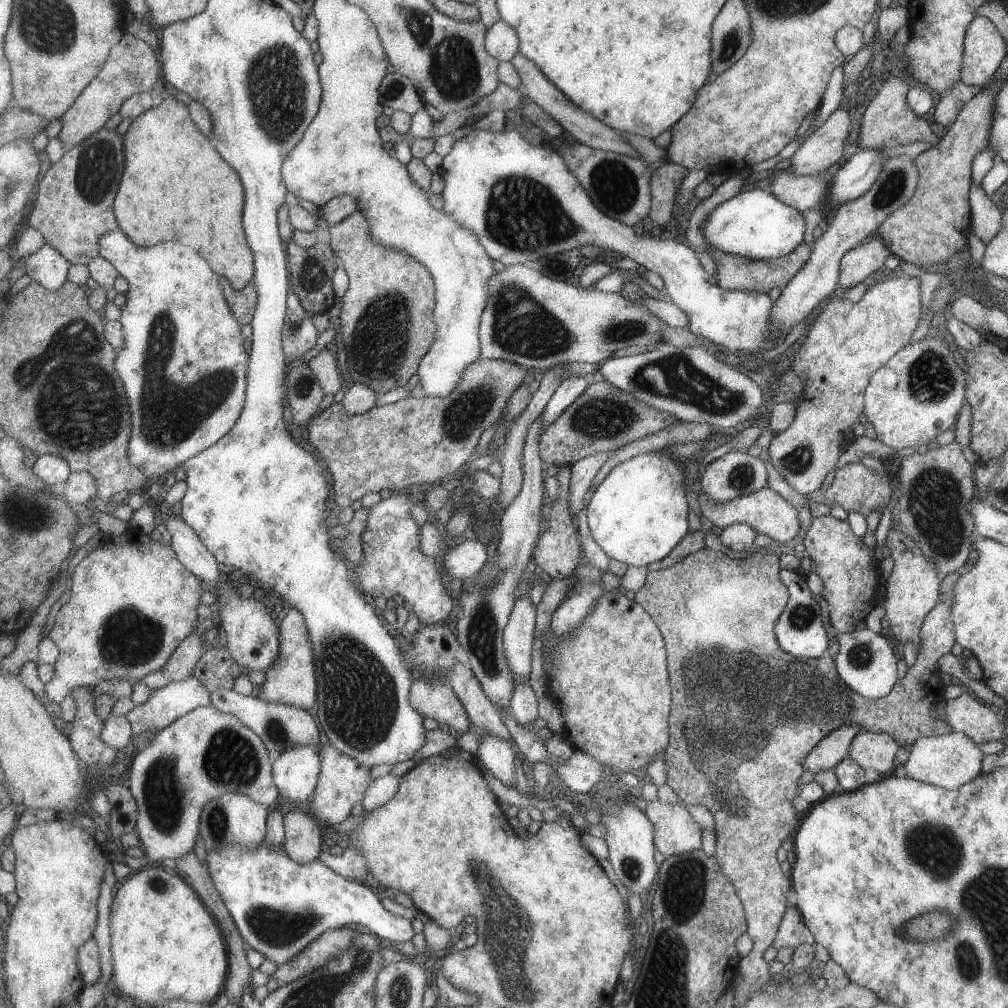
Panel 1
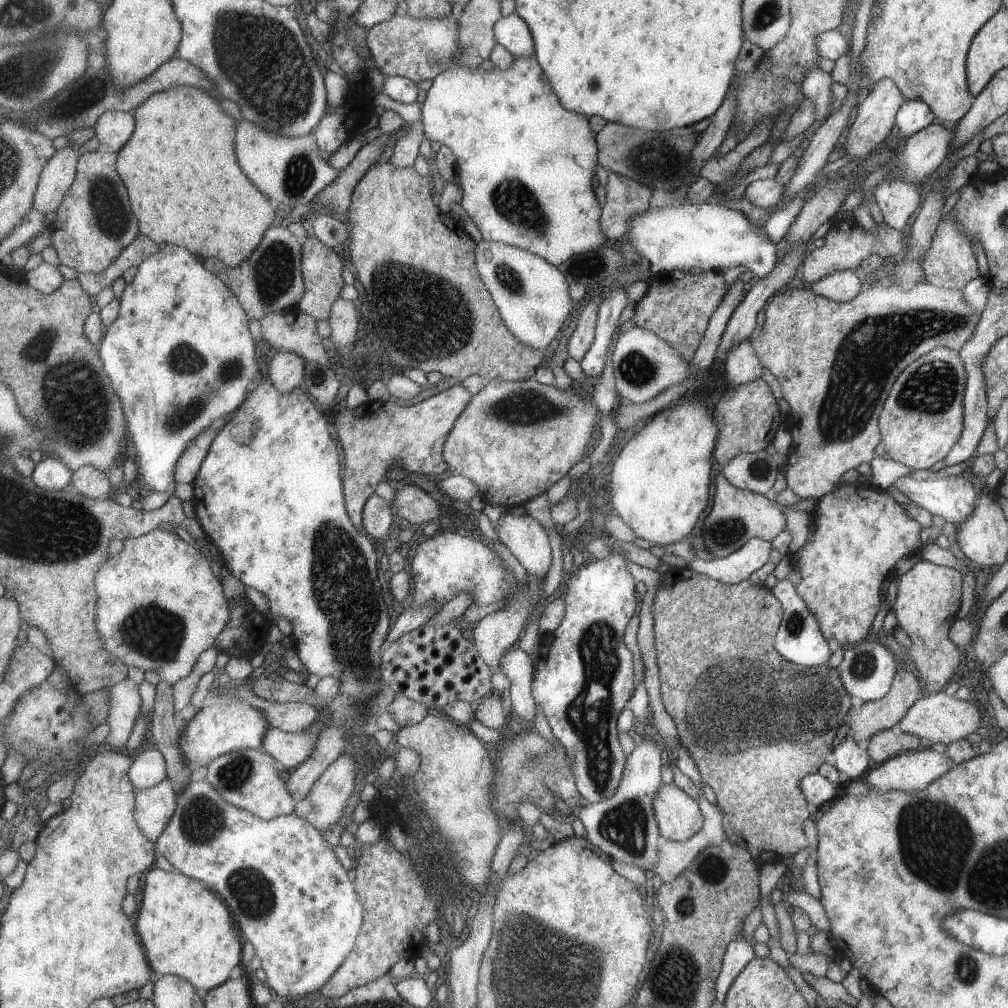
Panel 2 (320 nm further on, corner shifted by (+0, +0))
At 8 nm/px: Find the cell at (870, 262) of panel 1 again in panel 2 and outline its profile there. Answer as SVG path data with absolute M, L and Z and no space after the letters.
M846 269L833 272L813 282L811 292L822 298L843 303L855 298L863 288L864 285L859 282L854 270Z

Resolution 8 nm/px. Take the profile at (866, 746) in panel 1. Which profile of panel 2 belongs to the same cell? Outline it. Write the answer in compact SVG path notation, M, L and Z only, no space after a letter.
M886 729L876 733L864 743L865 752L871 763L879 765L904 752L917 750L919 748L917 738L911 734L893 734L890 729Z

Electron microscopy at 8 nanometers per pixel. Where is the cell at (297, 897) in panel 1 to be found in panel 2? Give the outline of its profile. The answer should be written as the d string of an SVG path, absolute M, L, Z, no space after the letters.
M192 776L191 786L185 792L178 794L177 810L170 825L155 844L156 856L167 858L183 875L201 881L230 908L231 914L234 915L236 923L242 931L243 940L253 945L255 954L261 960L261 968L267 977L265 984L273 995L279 994L295 998L303 997L303 994L319 993L319 990L322 990L323 986L331 981L335 972L341 968L343 962L347 961L347 956L354 950L355 942L358 942L359 934L362 933L364 920L363 900L359 898L356 890L355 878L351 878L354 875L354 869L345 870L345 866L335 856L333 846L323 838L322 832L299 815L295 813L282 815L273 818L273 820L257 818L255 814L249 814L249 810L241 810L241 808L225 802L225 798L205 778Z

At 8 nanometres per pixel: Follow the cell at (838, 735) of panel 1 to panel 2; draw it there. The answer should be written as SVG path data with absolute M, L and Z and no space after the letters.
M903 670L895 674L894 685L883 696L875 701L863 702L856 712L854 710L847 710L844 724L848 726L847 735L855 740L855 744L864 744L869 738L880 731L891 729L893 725L899 722L907 713L912 705L925 695L922 692L921 680Z

